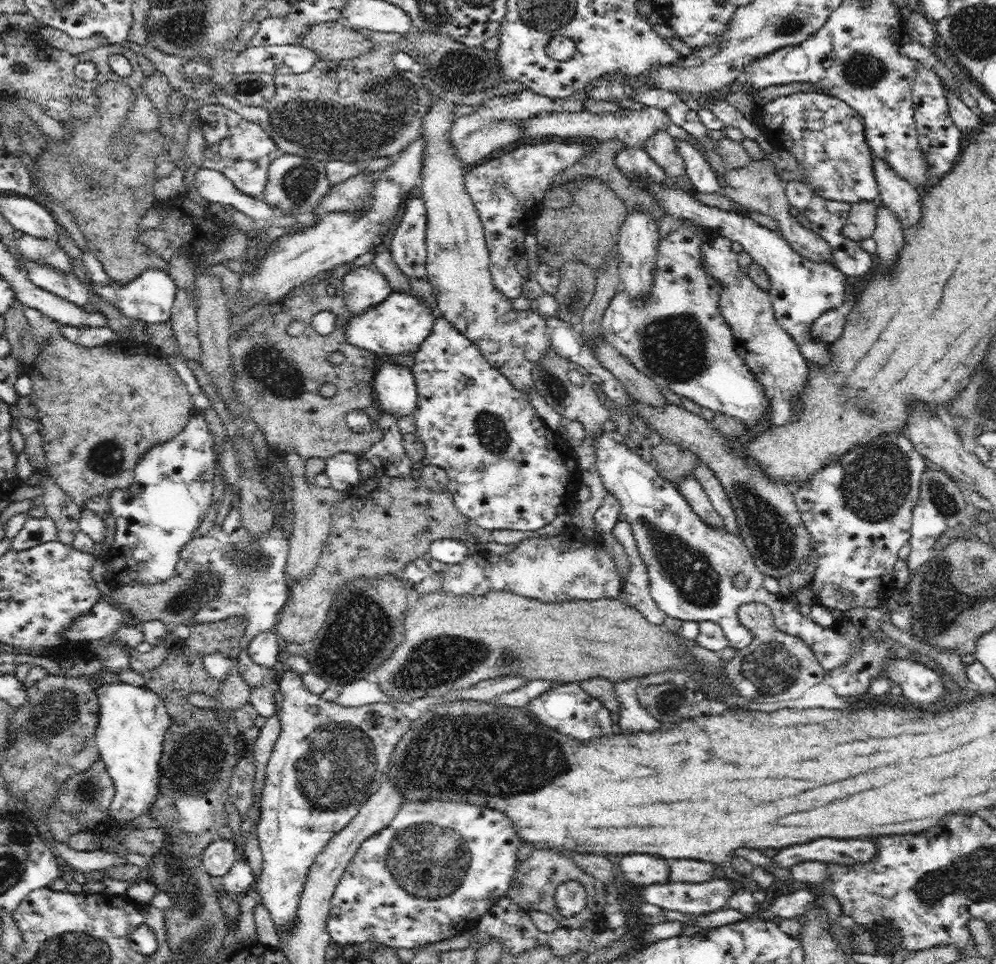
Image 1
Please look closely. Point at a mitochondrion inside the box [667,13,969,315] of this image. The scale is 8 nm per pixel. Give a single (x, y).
(863, 70)

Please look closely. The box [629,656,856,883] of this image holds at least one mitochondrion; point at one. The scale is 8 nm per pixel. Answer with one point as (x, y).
(673, 700)

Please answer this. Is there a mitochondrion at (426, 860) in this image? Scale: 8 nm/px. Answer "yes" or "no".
yes

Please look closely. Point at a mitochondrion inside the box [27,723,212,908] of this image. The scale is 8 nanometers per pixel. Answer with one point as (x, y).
(86, 792)

